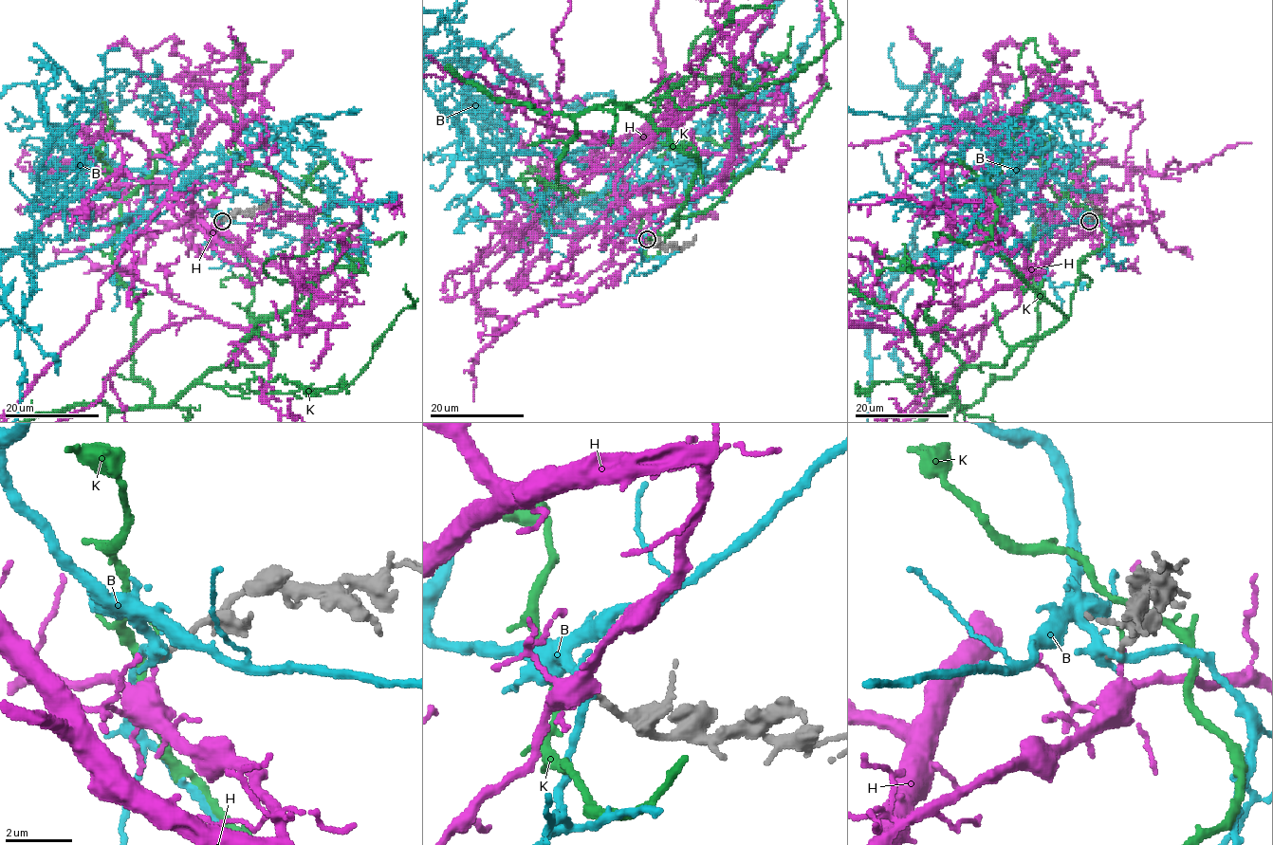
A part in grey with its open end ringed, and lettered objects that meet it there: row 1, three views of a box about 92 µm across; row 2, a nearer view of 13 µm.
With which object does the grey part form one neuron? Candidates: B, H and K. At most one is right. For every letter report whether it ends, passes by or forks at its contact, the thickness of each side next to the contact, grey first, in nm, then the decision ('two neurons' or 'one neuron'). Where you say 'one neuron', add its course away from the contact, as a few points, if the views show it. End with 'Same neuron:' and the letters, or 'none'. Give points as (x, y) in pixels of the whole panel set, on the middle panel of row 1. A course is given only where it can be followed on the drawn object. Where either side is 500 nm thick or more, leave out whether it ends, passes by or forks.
B: it forks; calibres 200 and 280 nm; two neurons
H: it ends; calibres 190 and 170 nm; two neurons
K: it ends; calibres 200 and 100 nm; two neurons
Same neuron: none

